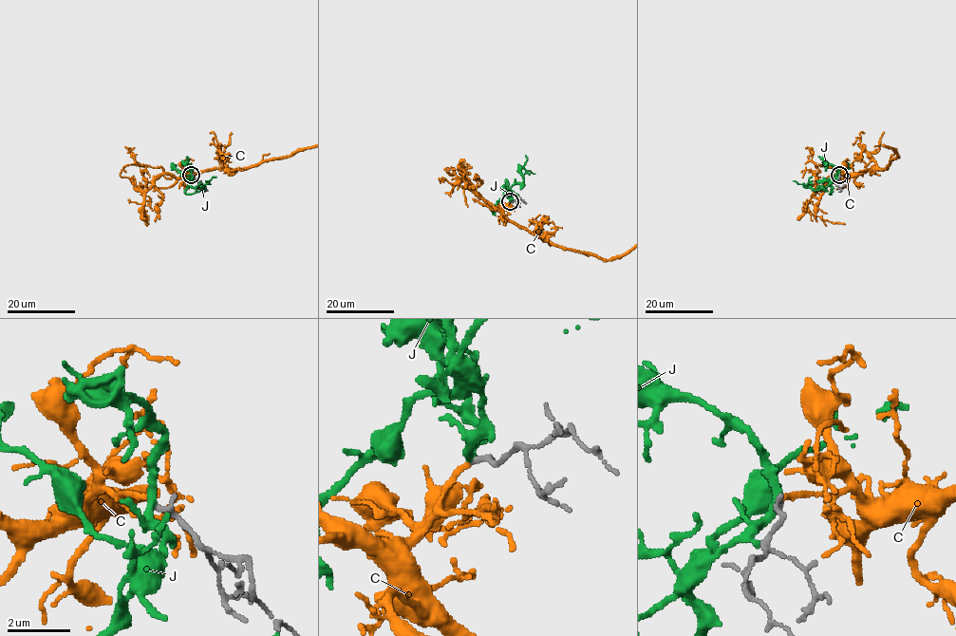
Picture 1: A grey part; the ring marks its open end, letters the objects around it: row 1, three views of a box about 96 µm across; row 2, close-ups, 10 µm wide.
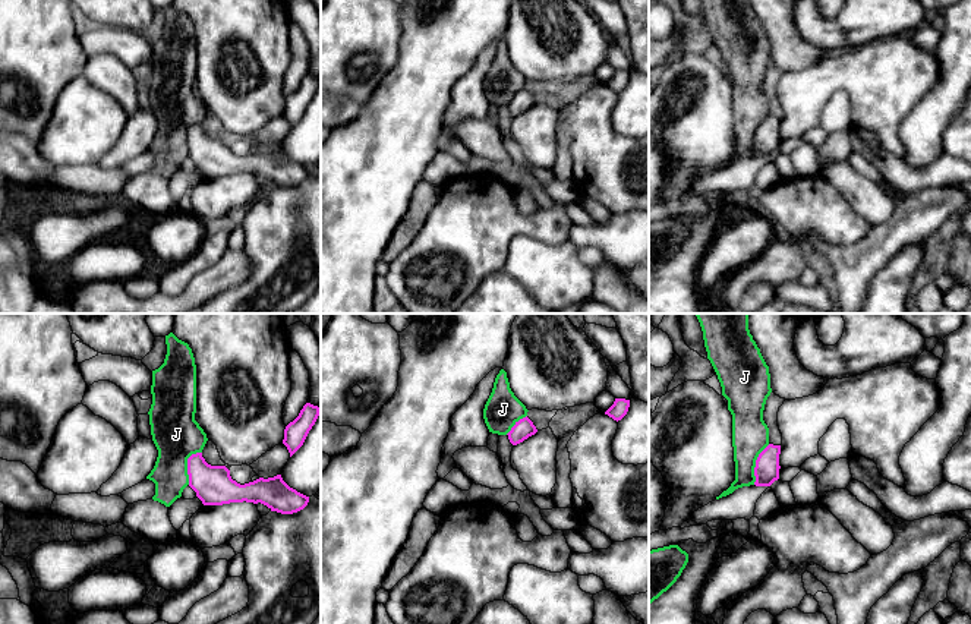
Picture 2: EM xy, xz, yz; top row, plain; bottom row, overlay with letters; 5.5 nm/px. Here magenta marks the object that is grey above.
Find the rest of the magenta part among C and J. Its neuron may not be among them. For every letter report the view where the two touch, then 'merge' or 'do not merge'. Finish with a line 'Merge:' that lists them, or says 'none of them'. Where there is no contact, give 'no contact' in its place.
C: no contact | merge
J: yz | do not merge
Merge: C

